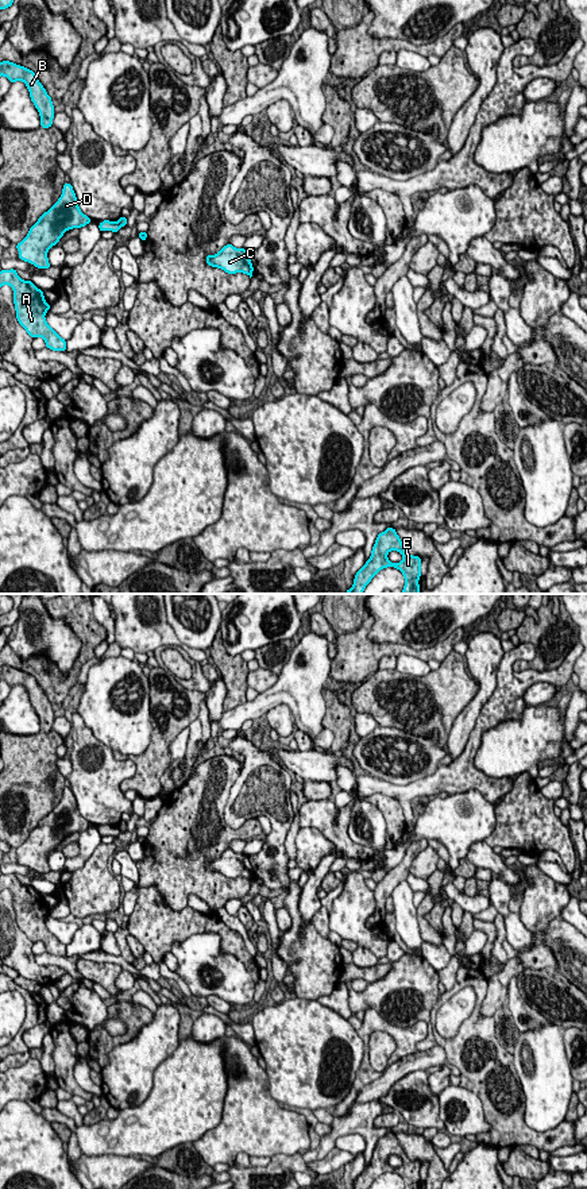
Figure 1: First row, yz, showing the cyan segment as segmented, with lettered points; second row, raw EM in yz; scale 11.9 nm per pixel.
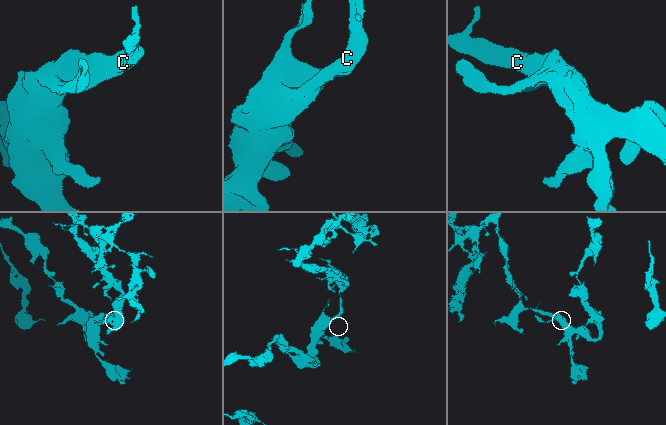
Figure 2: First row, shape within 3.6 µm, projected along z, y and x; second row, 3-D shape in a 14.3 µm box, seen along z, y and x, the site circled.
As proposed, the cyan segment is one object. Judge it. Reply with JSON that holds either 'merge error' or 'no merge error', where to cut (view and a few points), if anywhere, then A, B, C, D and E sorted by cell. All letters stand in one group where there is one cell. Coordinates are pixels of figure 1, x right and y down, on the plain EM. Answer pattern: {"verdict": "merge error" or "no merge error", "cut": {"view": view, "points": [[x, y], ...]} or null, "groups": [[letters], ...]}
{"verdict": "merge error", "cut": {"view": "yz", "points": [[116, 826], [120, 830]]}, "groups": [["A", "B", "D"], ["C", "E"]]}

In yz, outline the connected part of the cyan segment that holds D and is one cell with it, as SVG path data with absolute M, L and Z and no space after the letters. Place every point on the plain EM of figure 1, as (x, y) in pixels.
M65 787L58 806L40 819L27 841L16 849L19 864L38 873L51 872L47 862L49 853L57 850L66 835L85 831L90 826L81 817L73 791Z

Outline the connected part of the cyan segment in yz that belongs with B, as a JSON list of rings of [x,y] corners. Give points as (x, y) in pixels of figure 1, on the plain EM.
[[[3,665],[0,667],[0,680],[7,682],[11,688],[23,686],[28,692],[31,706],[39,717],[40,731],[49,733],[53,730],[54,710],[51,702],[47,699],[32,675],[9,665]]]

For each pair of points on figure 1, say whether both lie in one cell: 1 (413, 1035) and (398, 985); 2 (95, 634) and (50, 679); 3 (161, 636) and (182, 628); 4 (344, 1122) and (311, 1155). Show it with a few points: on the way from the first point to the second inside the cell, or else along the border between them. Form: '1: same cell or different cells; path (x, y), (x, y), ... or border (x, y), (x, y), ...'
1: different cells; border (381, 1015), (400, 1026), (424, 1020), (428, 1034)
2: same cell; path (88, 649), (74, 671), (65, 679)
3: different cells; border (165, 607), (174, 634), (200, 649)
4: same cell; path (336, 1131), (320, 1149)

